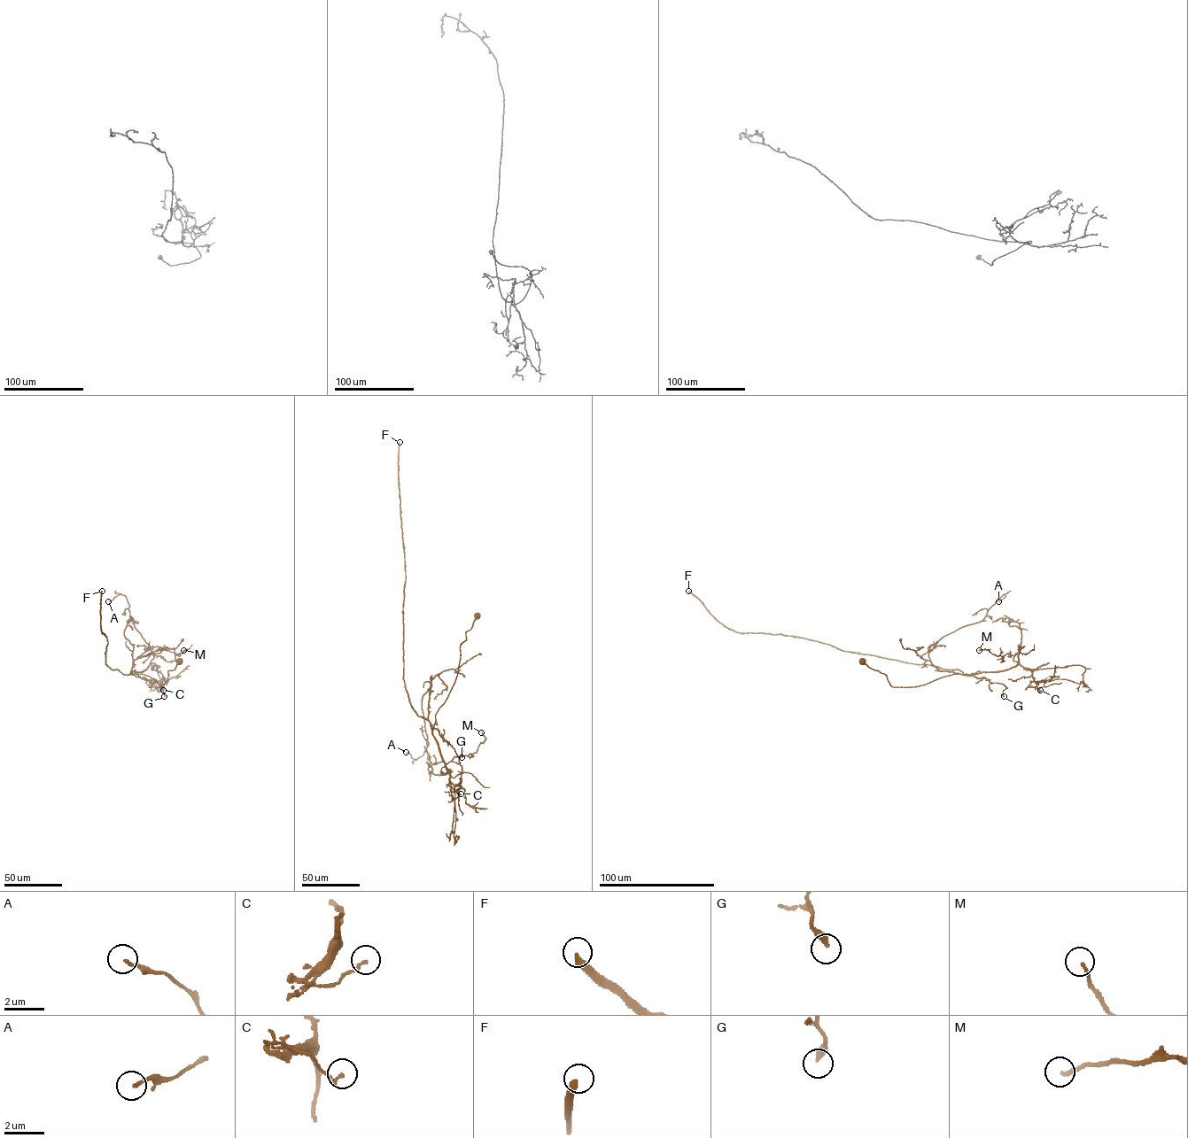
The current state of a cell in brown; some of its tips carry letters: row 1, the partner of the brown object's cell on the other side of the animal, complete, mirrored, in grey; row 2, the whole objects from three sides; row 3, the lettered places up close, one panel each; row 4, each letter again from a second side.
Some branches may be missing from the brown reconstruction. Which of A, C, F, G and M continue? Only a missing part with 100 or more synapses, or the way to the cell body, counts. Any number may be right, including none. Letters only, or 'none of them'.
F

